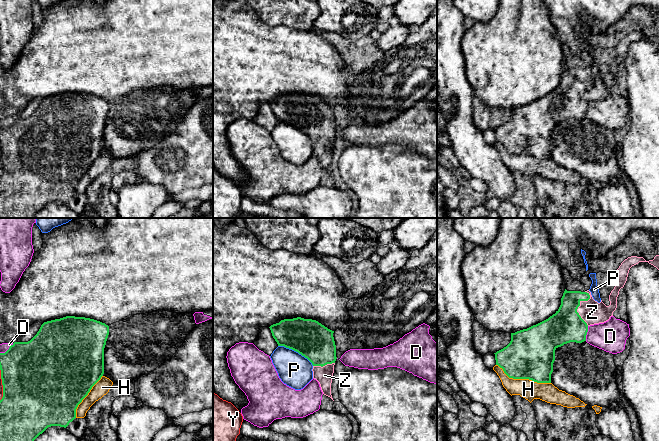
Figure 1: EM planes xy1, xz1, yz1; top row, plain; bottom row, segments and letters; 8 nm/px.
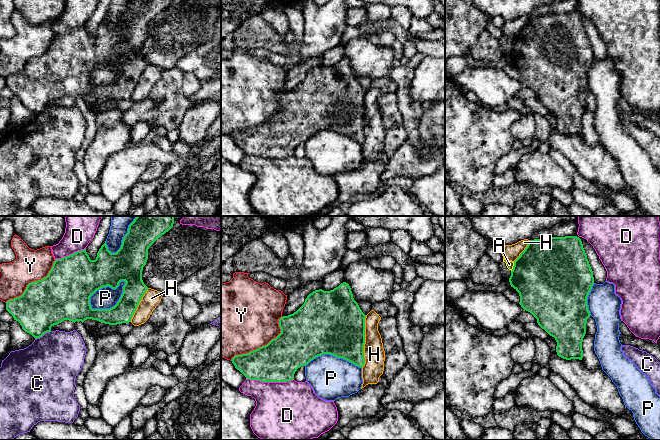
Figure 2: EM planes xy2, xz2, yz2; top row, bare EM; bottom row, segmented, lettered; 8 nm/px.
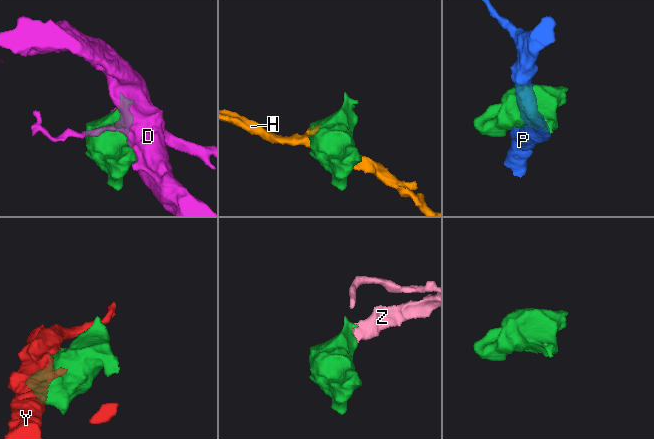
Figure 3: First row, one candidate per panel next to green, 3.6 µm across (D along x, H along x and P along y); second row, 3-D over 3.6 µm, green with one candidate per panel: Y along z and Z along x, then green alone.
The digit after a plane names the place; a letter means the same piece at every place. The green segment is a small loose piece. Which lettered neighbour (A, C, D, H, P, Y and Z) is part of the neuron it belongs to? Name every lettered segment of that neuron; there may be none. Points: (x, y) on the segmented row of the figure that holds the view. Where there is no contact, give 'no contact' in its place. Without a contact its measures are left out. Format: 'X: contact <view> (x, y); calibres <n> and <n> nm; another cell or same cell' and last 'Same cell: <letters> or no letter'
A: contact yz2 (513, 267); calibres 500 and 60 nm; another cell
C: contact xy2 (42, 335); calibres 380 and 460 nm; another cell
D: contact xz2 (270, 381); calibres 320 and 440 nm; another cell
H: contact yz1 (523, 378); calibres 380 and 160 nm; another cell
P: contact xy2 (114, 306); calibres 180 and 180 nm; another cell
Y: contact xz2 (263, 346); calibres 320 and 480 nm; another cell
Z: contact yz1 (579, 305); calibres 280 and 190 nm; same cell
Same cell: Z

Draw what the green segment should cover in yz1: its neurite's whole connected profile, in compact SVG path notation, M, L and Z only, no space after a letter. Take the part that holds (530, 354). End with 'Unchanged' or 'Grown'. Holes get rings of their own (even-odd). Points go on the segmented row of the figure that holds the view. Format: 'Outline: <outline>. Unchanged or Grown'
Outline: M659 255L646 261L643 257L625 259L616 271L617 283L609 295L610 305L595 301L589 290L567 291L561 305L548 319L527 329L511 333L510 343L495 354L496 365L513 379L551 383L555 350L570 342L586 341L590 325L604 323L617 308L619 291L624 287L629 270L639 262L648 262L659 270Z. Grown

